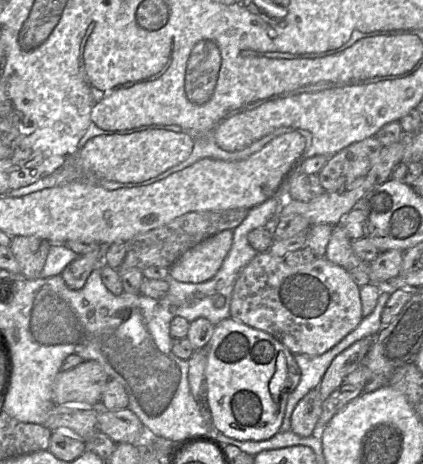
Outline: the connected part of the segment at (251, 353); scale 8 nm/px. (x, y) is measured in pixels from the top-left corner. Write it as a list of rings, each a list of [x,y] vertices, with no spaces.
[[[232,317],[215,325],[205,349],[207,407],[216,432],[241,441],[262,441],[279,430],[289,397],[300,382],[294,354],[269,333]]]

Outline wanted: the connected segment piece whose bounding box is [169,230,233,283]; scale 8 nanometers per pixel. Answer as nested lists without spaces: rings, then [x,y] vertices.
[[[221,231],[186,251],[171,267],[169,275],[179,282],[202,283],[213,278],[232,246],[233,231]]]

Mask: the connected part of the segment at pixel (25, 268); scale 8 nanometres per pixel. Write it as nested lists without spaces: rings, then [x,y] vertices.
[[[15,236],[13,237],[10,248],[21,267],[21,273],[27,279],[41,278],[41,272],[46,263],[48,253],[51,246],[55,243],[51,243],[48,240],[44,240],[35,236]]]

